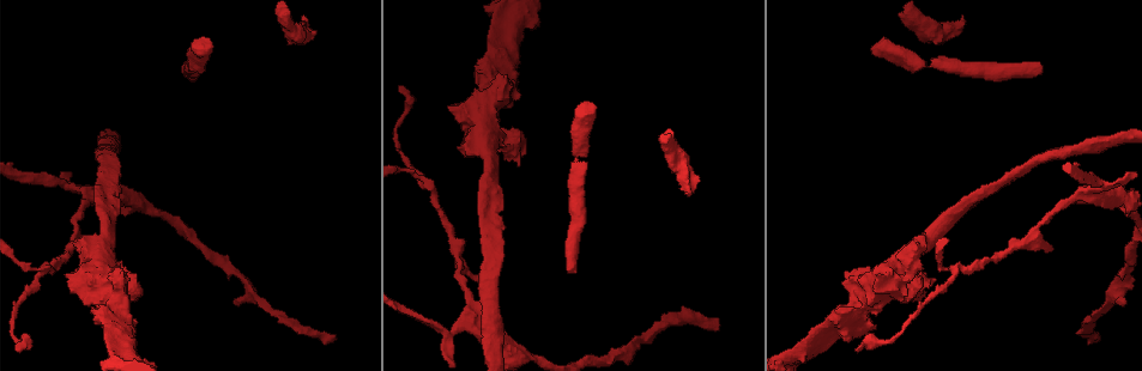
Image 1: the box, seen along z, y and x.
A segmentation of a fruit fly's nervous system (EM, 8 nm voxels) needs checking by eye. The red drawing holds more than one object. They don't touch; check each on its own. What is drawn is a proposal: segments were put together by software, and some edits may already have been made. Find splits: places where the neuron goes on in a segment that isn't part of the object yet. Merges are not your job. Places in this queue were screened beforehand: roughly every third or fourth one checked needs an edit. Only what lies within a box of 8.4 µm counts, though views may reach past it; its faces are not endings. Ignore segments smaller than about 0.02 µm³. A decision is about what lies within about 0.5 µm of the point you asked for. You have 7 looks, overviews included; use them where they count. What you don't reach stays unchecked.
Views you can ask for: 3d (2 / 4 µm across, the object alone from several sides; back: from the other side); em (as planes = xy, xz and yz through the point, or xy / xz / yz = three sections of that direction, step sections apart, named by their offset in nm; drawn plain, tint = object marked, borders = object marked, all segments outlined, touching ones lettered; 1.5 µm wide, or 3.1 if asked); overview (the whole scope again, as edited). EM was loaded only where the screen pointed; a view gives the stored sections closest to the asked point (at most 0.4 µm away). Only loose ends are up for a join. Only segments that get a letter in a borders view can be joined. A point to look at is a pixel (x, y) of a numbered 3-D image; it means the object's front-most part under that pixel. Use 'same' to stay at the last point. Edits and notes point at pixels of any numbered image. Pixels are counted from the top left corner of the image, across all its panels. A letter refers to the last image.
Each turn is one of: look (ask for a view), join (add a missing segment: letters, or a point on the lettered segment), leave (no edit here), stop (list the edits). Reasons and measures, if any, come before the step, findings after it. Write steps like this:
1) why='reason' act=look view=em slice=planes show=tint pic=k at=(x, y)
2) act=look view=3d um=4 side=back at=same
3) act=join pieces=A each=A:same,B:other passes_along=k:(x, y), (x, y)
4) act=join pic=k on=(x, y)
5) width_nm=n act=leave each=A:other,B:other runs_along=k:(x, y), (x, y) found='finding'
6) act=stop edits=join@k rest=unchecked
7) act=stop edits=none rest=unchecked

why='free end' act=look view=3d um=4 pic=1 at=(1050, 249)

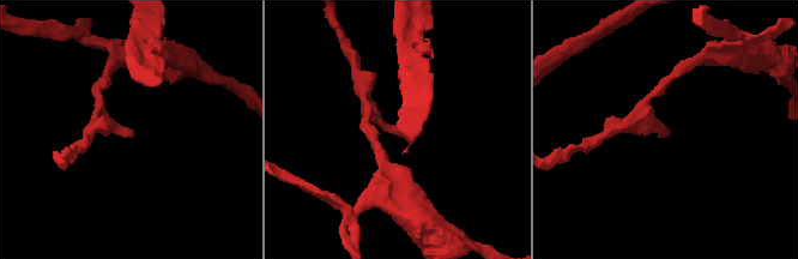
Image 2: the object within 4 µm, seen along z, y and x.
why='shape alone is not enough' act=look view=em slice=planes show=plain pic=2 at=(399, 136)

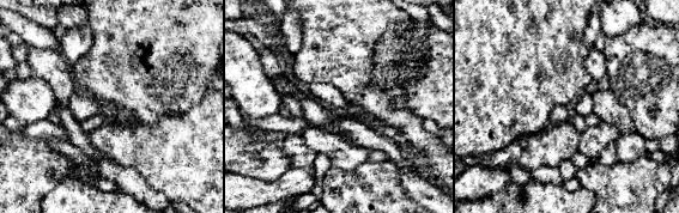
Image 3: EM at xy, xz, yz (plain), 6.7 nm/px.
act=look view=em slice=planes show=borders at=same

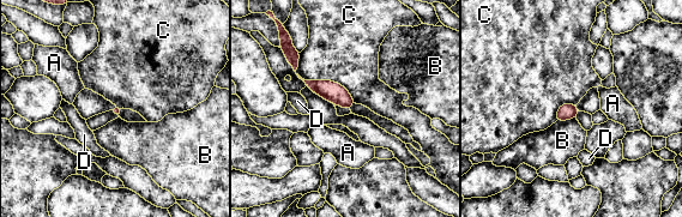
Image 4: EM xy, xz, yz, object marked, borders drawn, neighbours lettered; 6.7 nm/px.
longest_contact=C:440nm act=leave each=A:other,B:other,C:other,D:other border=4:(297, 73), (335, 80), (355, 102) found='no lettered segment goes on from it'

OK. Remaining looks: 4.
why='branch stops here' act=look view=em slice=planes show=borders pic=1 at=(334, 338)

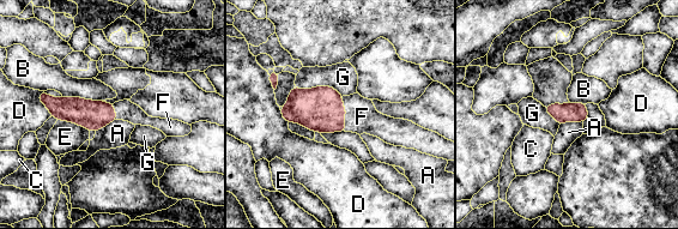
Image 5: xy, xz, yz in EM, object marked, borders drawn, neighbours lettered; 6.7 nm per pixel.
act=join pieces=F each=A:other,B:other,C:other,D:other,E:other,F:same,G:other passes_along=5:(320, 109), (345, 113), (362, 116) found='the neuron continues'

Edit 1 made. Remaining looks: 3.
why='branch stops here' act=look view=em slice=xy step=8 show=borders pic=1 at=(234, 304)

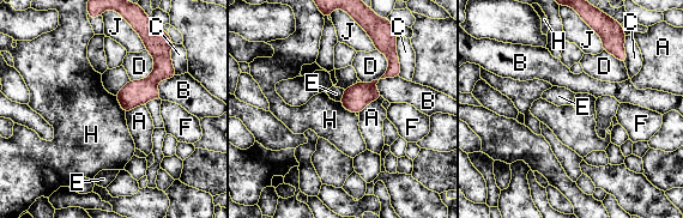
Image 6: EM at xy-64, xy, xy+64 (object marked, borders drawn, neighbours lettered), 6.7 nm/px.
act=look view=em slice=planes show=borders at=same

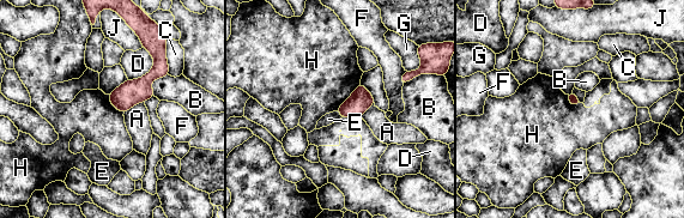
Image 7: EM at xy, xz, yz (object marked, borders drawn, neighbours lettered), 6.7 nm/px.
longest_contact=D:240nm act=leave each=A:other,B:other,C:other,D:other,E:other,F:other,G:other,H:other,J:other runs_along=7:(156, 50), (158, 68), (121, 108) found='none of them fits'

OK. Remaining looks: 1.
act=stop edits=join@5 rest=unchecked

